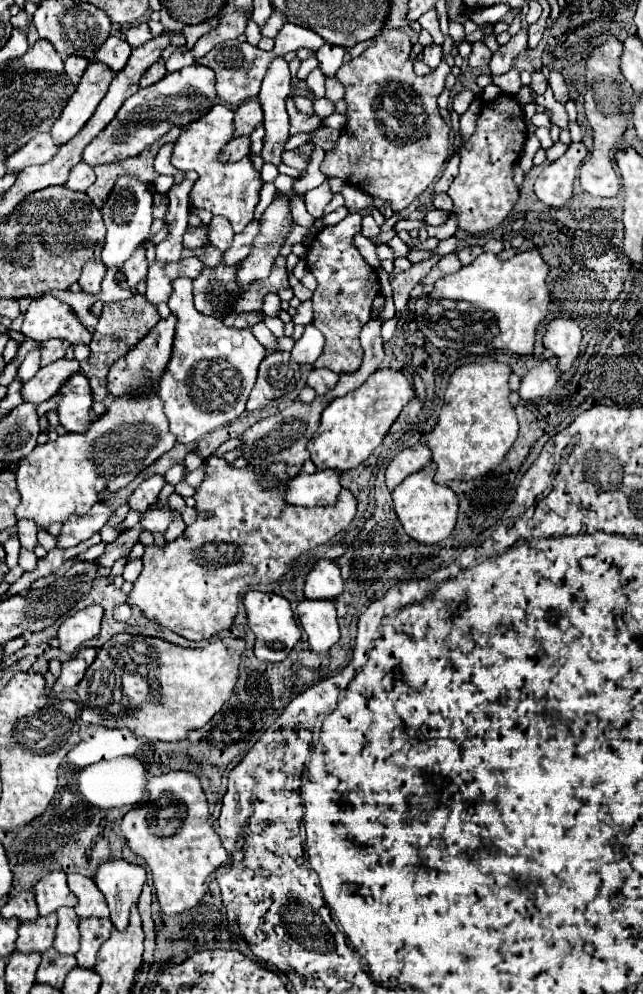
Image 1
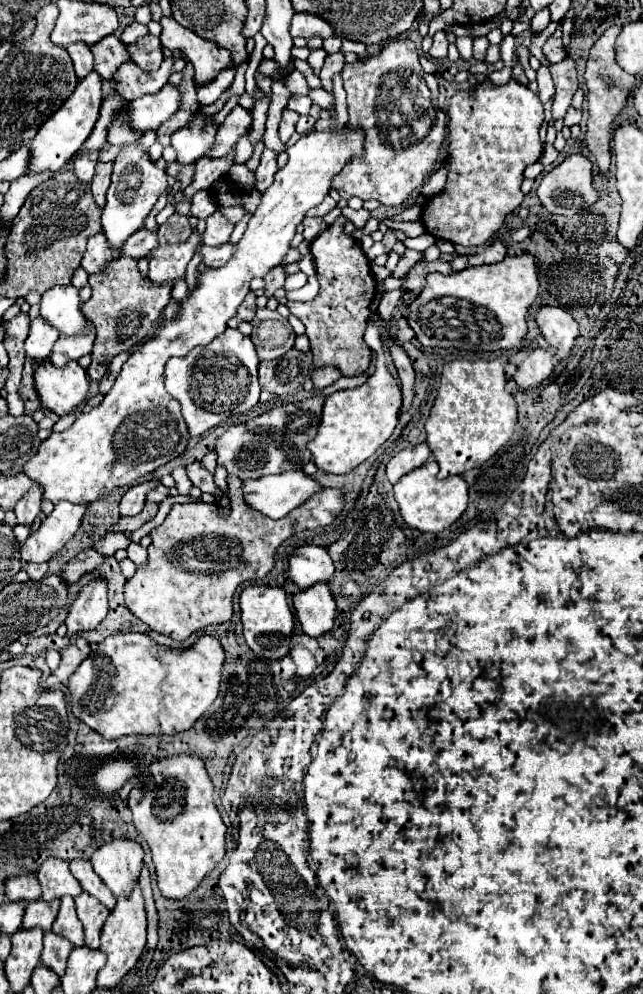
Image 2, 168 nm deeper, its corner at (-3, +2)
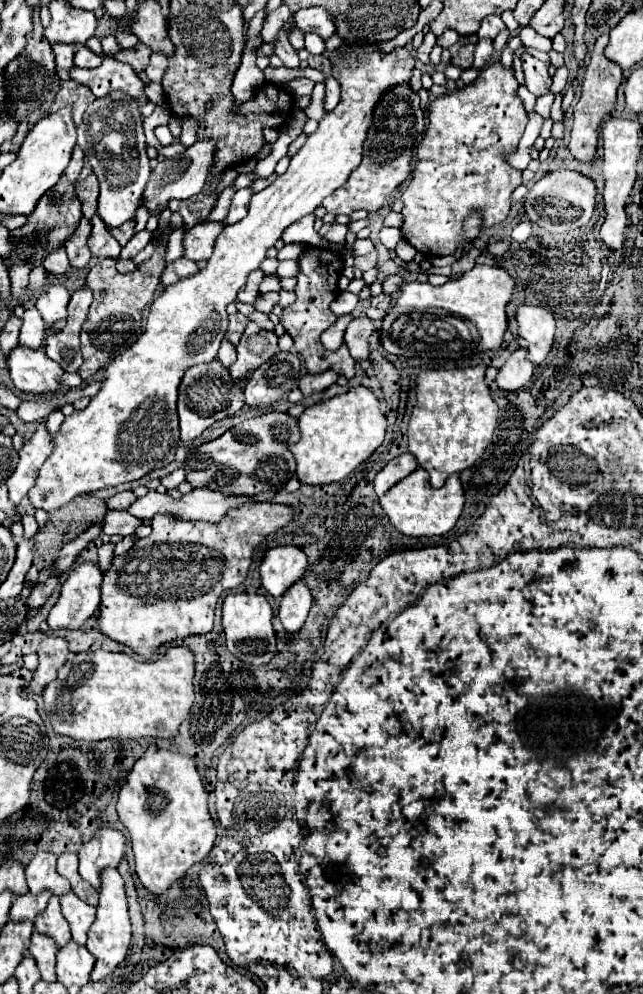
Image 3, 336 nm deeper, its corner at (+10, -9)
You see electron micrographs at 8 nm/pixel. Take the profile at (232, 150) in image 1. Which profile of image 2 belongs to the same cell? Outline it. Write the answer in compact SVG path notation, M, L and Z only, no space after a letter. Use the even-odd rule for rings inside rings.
M235 151L223 155L223 157L217 157L217 159L209 159L209 157L203 157L203 159L197 159L195 161L195 179L193 183L183 191L184 200L181 202L175 202L175 211L180 215L187 215L191 208L191 198L195 195L195 191L199 189L211 189L211 183L219 177L225 177L233 165L233 157L235 157Z

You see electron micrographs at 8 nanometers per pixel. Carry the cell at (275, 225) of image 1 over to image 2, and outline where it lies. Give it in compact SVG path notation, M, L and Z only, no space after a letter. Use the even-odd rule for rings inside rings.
M313 131L287 149L289 163L277 171L273 185L263 193L261 205L253 213L233 259L225 267L205 271L193 293L179 303L181 315L125 361L105 399L97 407L79 413L67 431L51 433L35 457L23 465L23 473L41 487L43 499L53 505L61 499L89 505L113 489L131 485L185 451L189 435L179 415L179 401L163 389L165 363L175 355L183 357L191 349L211 343L227 329L227 321L237 315L239 305L251 291L251 279L265 277L273 267L281 265L291 249L297 225L311 207L325 199L331 189L331 177L343 169L347 159L361 155L361 143L363 135L359 131L349 135L343 131Z

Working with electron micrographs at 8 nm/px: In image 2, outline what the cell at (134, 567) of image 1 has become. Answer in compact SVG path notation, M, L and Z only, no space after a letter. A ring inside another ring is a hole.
M129 543L129 547L127 547L127 557L137 565L137 567L141 567L141 565L147 565L147 549L145 547L141 547L139 543Z

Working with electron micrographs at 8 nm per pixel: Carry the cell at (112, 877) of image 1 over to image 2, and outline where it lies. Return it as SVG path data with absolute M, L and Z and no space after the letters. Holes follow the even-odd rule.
M115 839L91 855L91 865L115 897L127 897L139 881L143 849L131 839Z

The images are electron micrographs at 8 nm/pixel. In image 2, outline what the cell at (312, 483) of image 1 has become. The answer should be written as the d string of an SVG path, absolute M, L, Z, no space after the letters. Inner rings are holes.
M303 469L287 471L285 475L267 475L263 479L243 481L245 501L271 519L285 517L319 491L323 491L323 485L305 475Z

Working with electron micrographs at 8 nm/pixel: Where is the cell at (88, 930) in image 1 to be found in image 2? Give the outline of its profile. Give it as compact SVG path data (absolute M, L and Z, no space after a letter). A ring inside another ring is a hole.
M81 893L75 897L75 907L77 907L77 917L85 929L85 945L89 949L97 949L101 927L109 915L109 909L103 907L95 897L87 893Z

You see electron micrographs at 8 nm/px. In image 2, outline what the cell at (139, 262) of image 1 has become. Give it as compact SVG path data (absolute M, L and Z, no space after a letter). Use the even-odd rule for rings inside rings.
M139 229L135 235L131 235L127 239L127 243L121 249L121 255L129 255L133 259L143 259L147 255L151 255L151 251L157 247L157 233L147 231L147 229Z

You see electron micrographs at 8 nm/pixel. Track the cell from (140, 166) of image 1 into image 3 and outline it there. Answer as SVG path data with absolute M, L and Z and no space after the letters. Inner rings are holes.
M90 174L86 180L78 182L76 184L76 196L82 204L84 218L90 220L98 208L98 178L94 174Z

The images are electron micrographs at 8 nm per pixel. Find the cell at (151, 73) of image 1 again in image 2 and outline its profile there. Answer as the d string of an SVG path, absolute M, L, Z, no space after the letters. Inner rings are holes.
M145 35L141 37L137 43L127 47L131 53L131 59L135 61L135 65L143 71L157 71L161 61L163 61L163 53L161 53L161 43L157 37L153 35Z

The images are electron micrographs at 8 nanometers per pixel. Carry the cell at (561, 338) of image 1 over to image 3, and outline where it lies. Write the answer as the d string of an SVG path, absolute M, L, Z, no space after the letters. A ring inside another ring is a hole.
M520 306L516 310L518 332L528 342L528 360L542 364L552 350L556 322L552 312L538 306Z

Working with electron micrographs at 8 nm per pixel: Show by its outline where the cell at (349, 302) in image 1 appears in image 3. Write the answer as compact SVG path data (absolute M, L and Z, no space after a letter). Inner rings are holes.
M306 248L300 256L300 270L298 270L298 284L294 288L296 302L284 308L284 314L280 318L280 324L286 328L286 332L292 336L294 346L298 354L304 358L304 364L310 374L324 372L332 368L336 374L346 376L348 380L354 376L354 360L346 348L338 348L336 352L326 352L320 342L320 334L336 322L336 316L330 312L330 302L338 298L338 278L342 272L342 258L326 248Z

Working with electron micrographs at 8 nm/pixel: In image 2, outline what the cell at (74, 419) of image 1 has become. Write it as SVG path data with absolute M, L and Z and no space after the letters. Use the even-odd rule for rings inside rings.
M43 361L35 371L35 387L41 403L59 417L65 417L85 403L89 379L79 363L67 363L67 367L55 369L51 361Z

